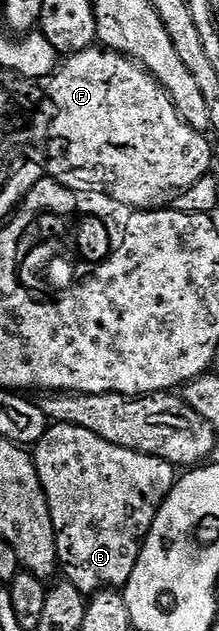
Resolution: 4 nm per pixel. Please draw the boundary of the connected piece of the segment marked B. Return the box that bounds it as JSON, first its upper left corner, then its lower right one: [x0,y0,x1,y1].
[31,422,178,596]

